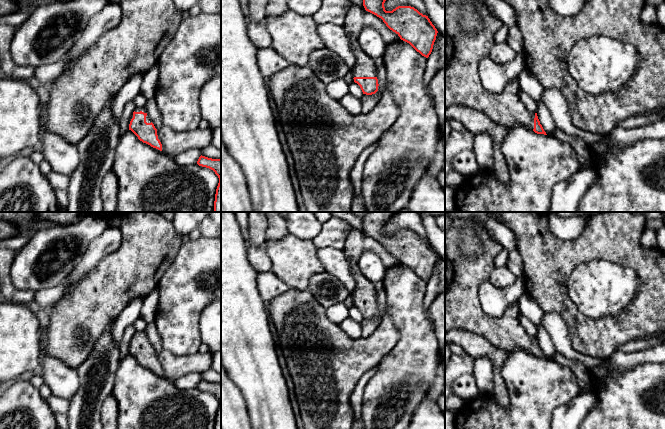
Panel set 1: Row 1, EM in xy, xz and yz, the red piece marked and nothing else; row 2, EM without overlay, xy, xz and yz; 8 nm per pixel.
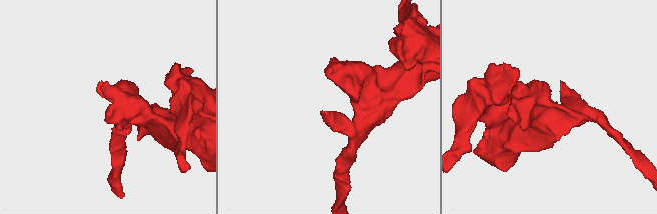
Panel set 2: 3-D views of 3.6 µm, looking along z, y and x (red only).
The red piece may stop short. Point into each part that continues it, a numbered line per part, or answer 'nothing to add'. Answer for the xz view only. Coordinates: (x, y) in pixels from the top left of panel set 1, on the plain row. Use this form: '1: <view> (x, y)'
1: xz (364, 290)

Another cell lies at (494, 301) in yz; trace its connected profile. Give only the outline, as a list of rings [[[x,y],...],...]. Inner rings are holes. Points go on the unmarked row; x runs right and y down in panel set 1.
[[[517,277],[516,282],[506,288],[499,288],[489,280],[484,281],[478,290],[478,299],[483,312],[490,317],[501,317],[505,311],[525,291],[525,279]]]

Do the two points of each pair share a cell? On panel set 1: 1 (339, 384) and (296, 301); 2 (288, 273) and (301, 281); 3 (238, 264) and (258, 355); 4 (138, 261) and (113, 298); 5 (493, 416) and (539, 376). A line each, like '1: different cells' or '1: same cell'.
1: same cell
2: same cell
3: same cell
4: same cell
5: same cell

